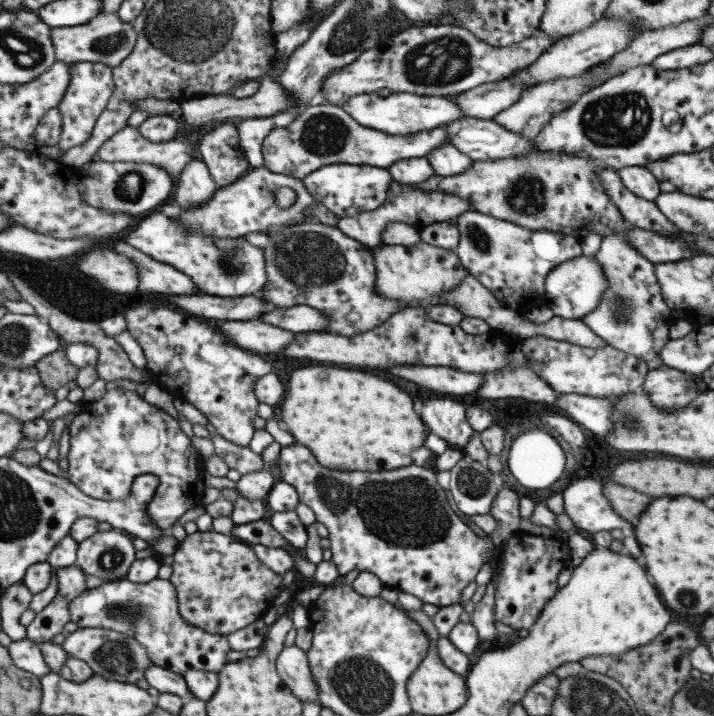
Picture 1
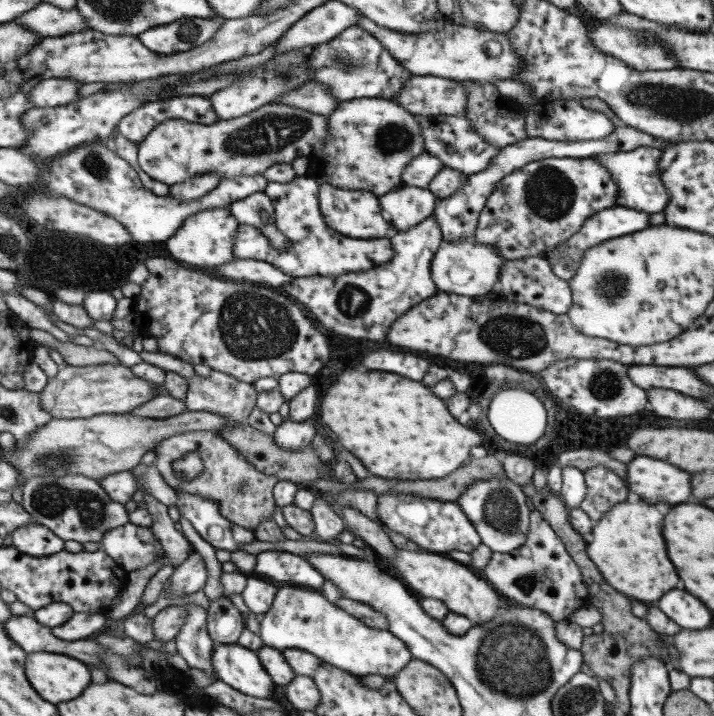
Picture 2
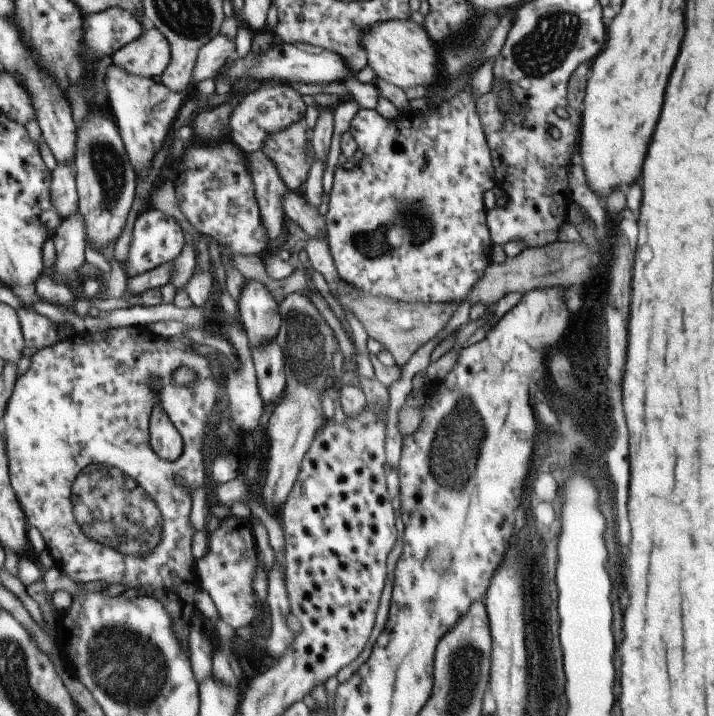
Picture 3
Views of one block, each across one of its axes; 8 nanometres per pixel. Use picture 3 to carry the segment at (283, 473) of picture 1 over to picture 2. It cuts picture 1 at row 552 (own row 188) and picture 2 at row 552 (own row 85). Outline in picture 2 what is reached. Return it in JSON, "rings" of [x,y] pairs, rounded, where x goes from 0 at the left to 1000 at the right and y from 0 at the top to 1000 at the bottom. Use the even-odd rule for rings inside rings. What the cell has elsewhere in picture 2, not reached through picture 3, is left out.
{"rings":[[[535,690],[528,696],[531,726],[549,742],[583,757],[594,770],[626,775],[633,768],[660,772],[674,758],[672,747],[640,701],[602,698],[574,690]]]}

